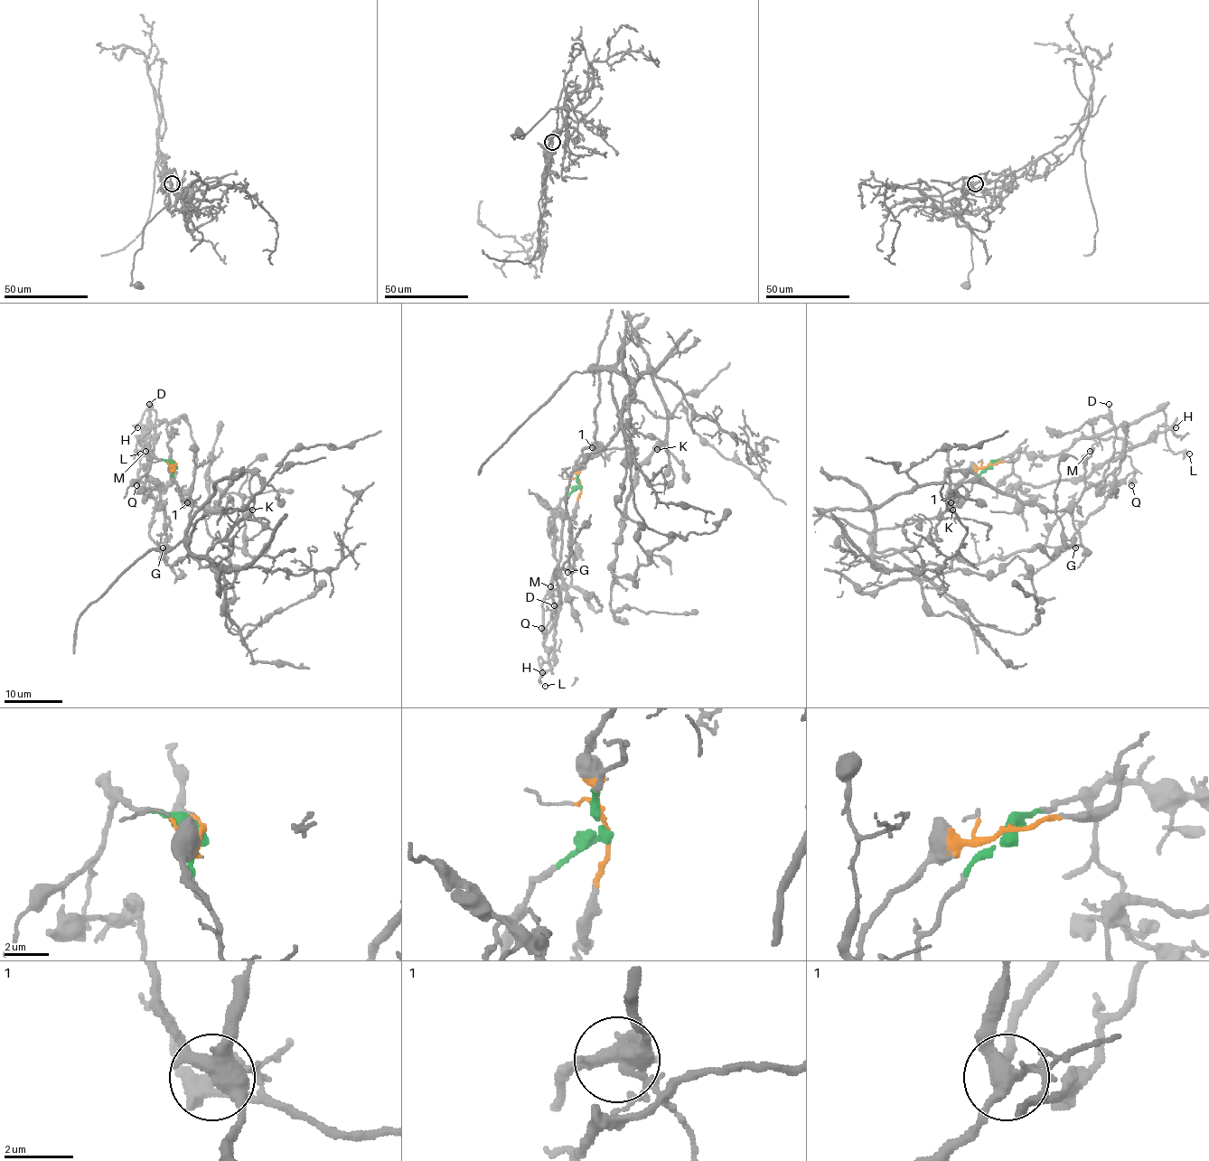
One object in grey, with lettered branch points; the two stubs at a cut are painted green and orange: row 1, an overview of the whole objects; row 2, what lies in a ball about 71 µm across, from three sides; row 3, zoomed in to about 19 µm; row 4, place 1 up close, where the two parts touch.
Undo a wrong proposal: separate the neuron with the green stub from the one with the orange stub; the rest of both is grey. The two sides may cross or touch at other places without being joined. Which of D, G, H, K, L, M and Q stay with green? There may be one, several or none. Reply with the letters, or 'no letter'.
D, H, L, M, Q

